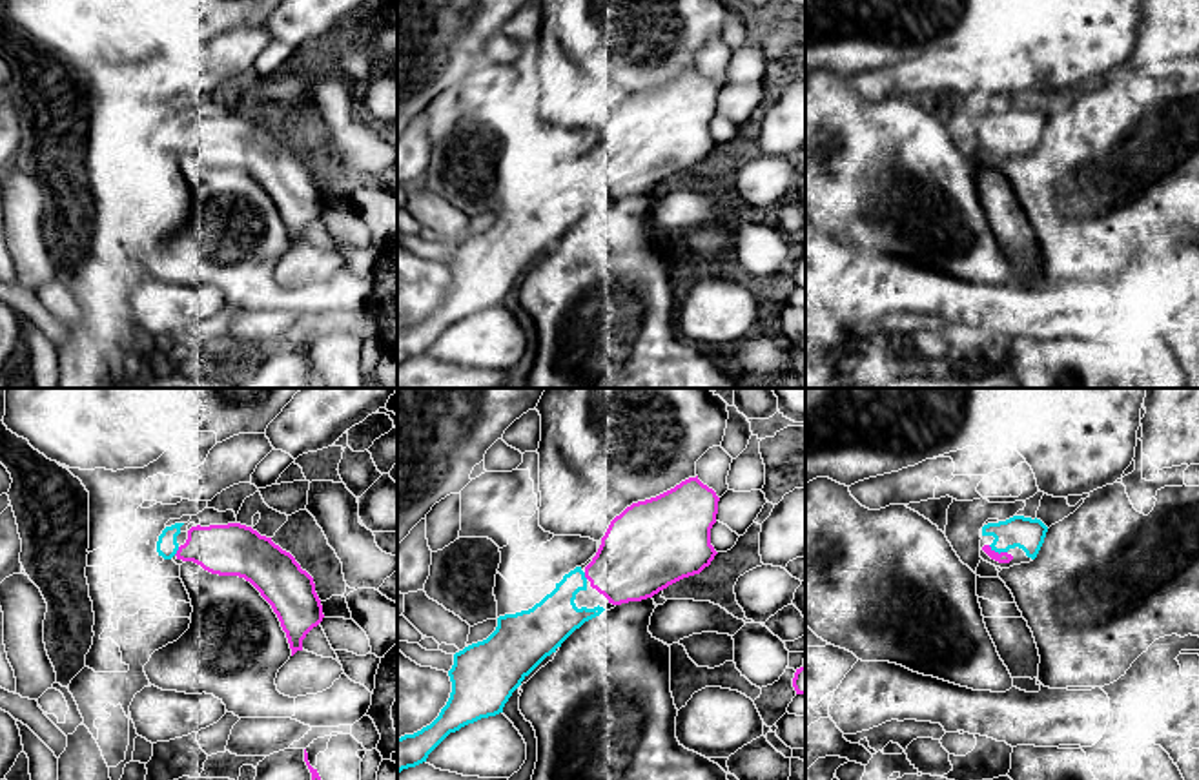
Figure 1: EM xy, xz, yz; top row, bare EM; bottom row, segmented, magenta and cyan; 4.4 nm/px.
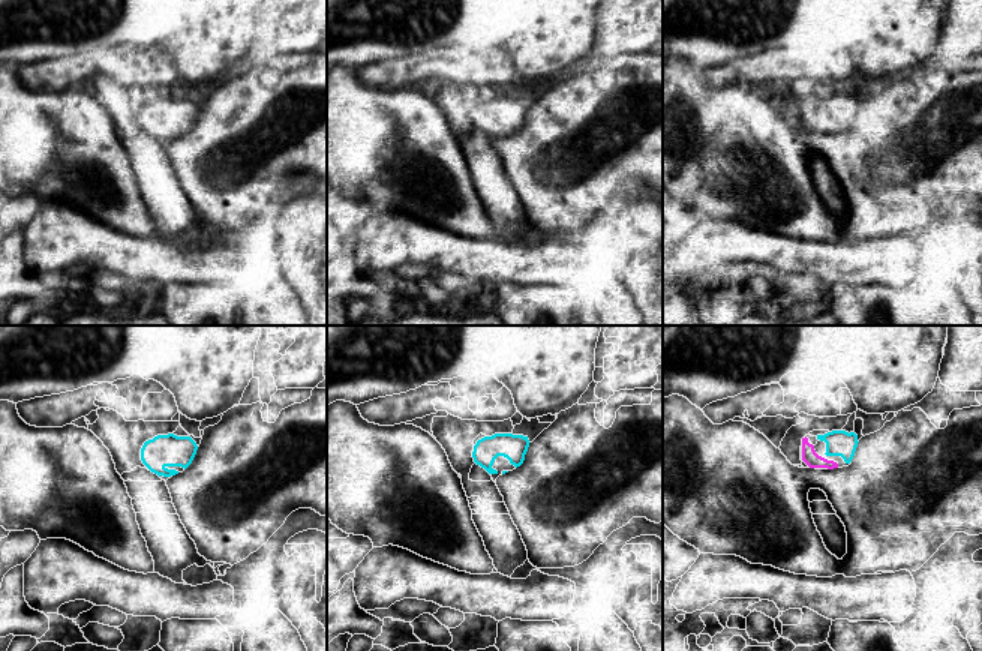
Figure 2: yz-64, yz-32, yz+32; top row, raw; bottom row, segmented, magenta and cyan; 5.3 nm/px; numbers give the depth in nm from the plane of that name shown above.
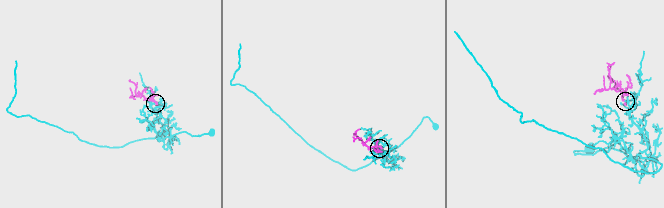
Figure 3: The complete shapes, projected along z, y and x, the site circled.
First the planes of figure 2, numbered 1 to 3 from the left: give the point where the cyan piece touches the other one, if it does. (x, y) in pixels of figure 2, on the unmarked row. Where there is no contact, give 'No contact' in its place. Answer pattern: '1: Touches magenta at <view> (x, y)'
1: No contact
2: No contact
3: No contact

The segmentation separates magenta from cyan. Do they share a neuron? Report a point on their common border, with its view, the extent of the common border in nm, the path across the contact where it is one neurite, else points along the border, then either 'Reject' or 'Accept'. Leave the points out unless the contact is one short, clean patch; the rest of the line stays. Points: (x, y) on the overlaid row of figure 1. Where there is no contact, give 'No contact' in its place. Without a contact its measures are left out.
Touches magenta at yz (997, 553). Shared border 90 nm. Accept

